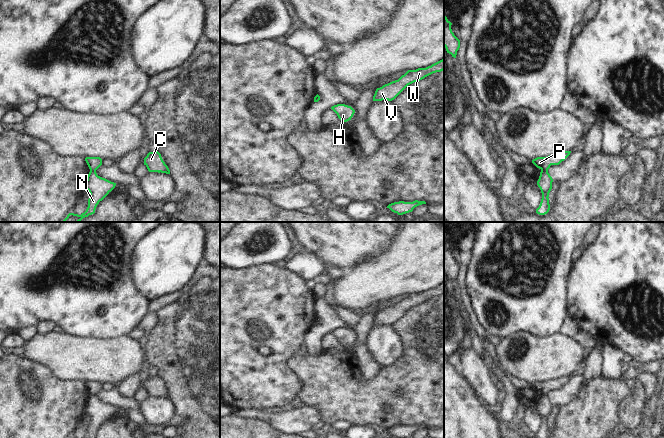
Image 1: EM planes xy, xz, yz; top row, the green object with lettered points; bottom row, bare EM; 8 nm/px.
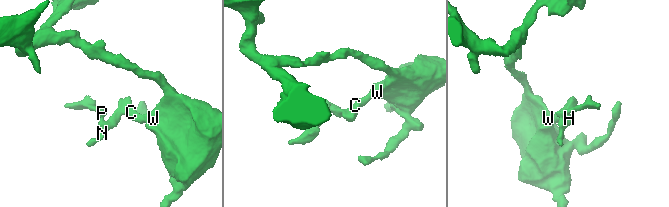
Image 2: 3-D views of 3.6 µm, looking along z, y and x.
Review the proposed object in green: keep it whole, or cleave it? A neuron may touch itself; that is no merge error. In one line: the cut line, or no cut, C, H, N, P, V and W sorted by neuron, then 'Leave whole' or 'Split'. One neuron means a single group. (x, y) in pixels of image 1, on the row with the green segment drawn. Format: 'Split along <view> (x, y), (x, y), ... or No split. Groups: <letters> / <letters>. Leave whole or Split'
Split along yz (541, 170), (547, 171). Groups: C H N V W / P. Split

